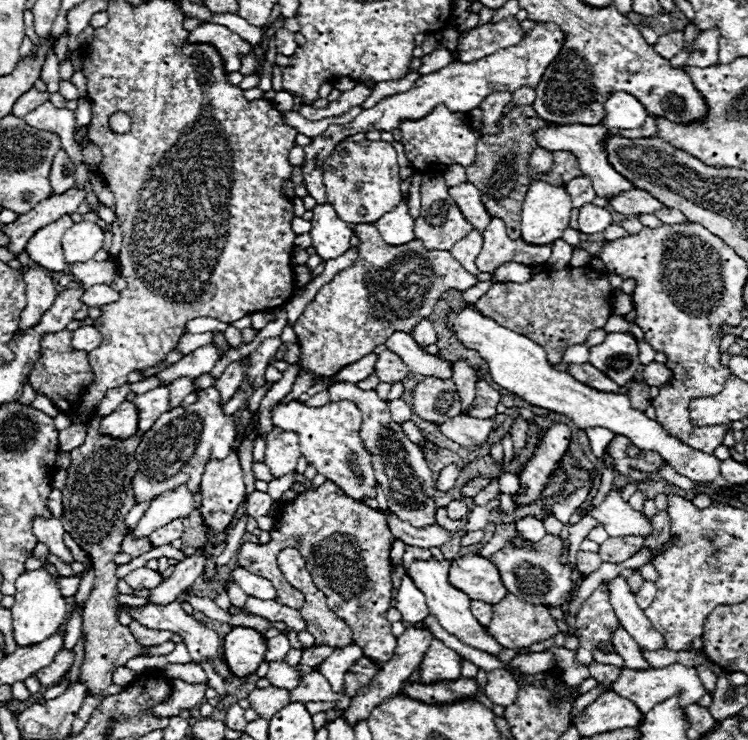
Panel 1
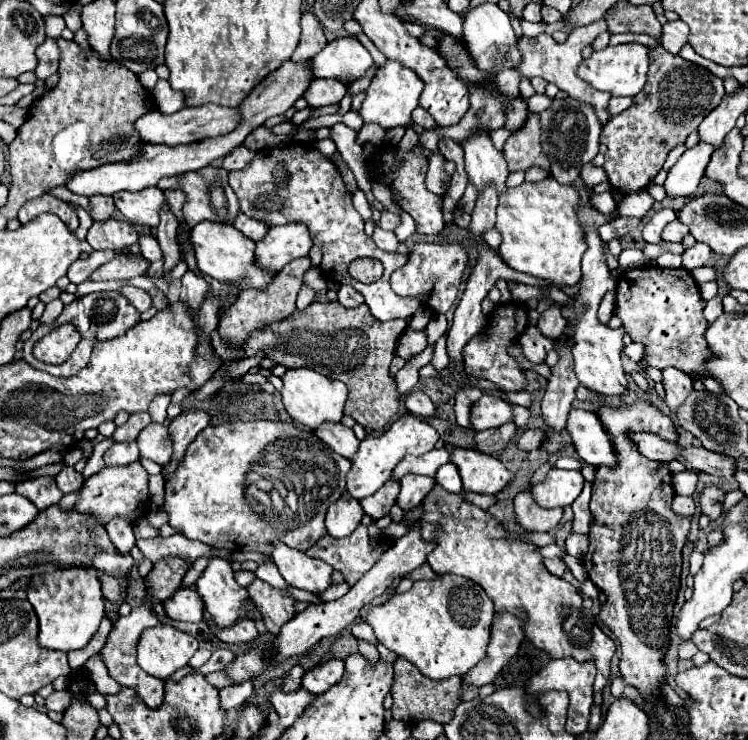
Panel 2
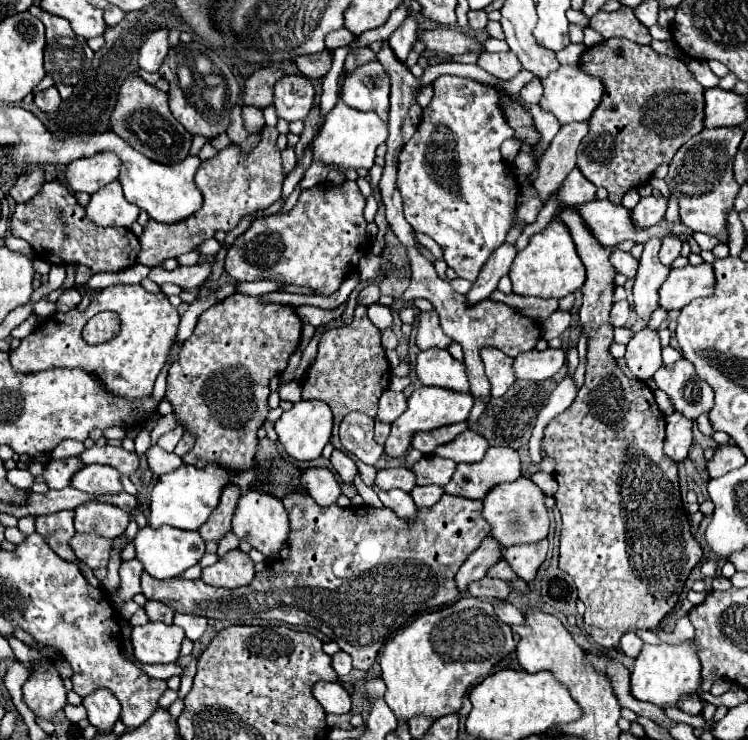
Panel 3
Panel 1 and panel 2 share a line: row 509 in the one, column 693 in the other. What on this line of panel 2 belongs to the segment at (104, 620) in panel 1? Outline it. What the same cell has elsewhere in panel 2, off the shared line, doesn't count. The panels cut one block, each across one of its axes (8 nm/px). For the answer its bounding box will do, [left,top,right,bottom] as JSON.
[600,46,724,194]

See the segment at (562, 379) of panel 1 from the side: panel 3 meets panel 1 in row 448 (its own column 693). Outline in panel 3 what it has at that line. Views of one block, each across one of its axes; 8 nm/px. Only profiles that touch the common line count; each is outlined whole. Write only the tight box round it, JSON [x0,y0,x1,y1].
[630,640,700,708]

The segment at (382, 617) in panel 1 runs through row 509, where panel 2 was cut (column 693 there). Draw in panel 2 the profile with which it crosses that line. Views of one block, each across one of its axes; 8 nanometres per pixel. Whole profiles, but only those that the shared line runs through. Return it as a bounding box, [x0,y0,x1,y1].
[616,268,710,374]

